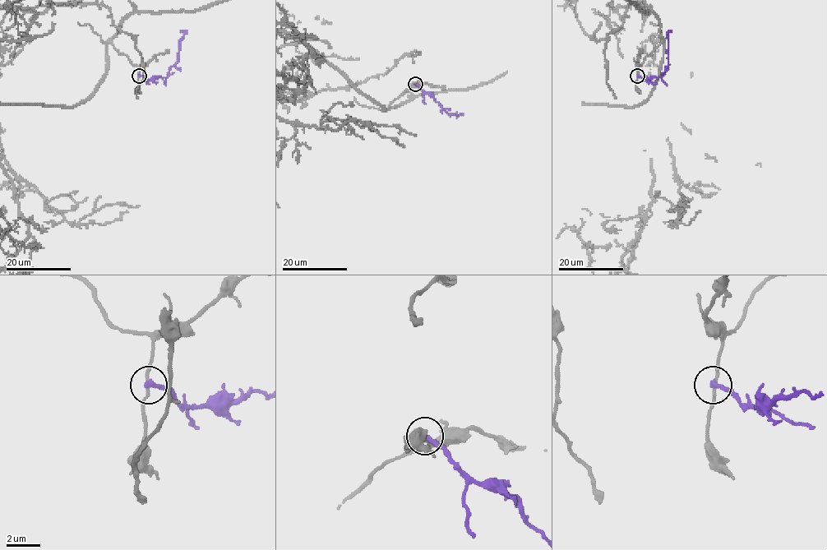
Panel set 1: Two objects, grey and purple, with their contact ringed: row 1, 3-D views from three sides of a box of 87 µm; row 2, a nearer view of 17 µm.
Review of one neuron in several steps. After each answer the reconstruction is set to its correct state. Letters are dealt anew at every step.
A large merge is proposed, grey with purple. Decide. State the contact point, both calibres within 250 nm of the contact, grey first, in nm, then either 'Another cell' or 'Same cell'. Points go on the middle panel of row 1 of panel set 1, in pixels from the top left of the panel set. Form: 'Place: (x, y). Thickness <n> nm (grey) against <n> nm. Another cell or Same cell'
Place: (415, 84). Thickness 170 nm (grey) against 320 nm. Another cell

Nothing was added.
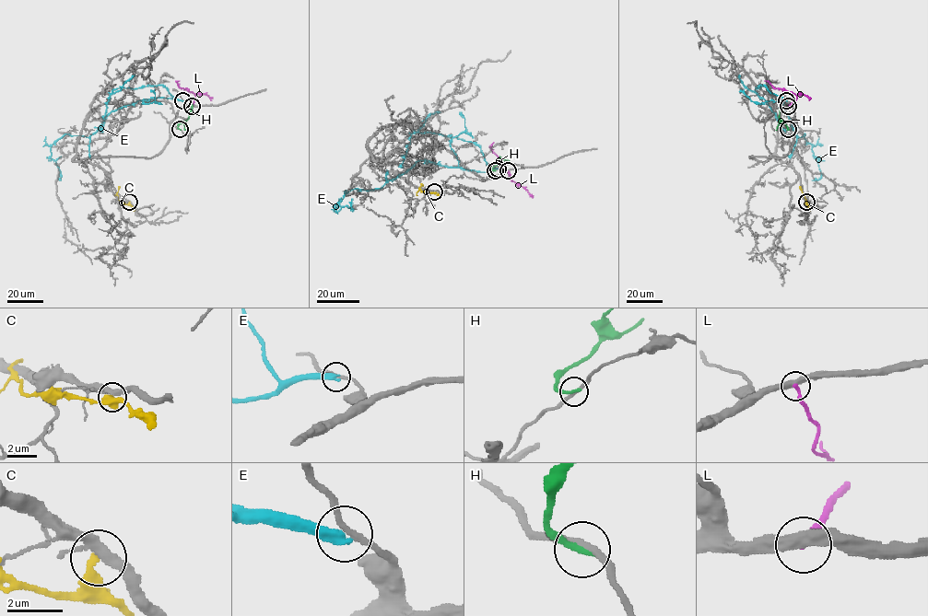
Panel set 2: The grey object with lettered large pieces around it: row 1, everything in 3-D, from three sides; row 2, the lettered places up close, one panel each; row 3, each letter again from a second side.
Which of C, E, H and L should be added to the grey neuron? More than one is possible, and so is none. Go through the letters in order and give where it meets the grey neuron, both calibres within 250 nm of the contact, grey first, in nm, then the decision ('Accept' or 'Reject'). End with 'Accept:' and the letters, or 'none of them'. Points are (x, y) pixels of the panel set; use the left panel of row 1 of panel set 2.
C: Touches grey at (129, 202). Thickness 280 nm (grey) against 360 nm. Reject
E: Touches grey at (182, 100). Thickness 200 nm (grey) against 440 nm. Reject
H: Touches grey at (180, 129). Thickness 200 nm (grey) against 240 nm. Reject
L: Touches grey at (192, 106). Thickness 440 nm (grey) against 220 nm. Reject
Accept: none of them

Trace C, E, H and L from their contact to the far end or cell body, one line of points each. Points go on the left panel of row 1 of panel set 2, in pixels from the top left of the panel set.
C: (129, 202), (123, 203), (118, 199), (120, 186)
E: (182, 100), (138, 100), (112, 110), (88, 137), (62, 135), (50, 151), (60, 180)
H: (180, 129), (178, 125), (188, 118), (191, 102)
L: (192, 106), (194, 93), (181, 88), (179, 80)

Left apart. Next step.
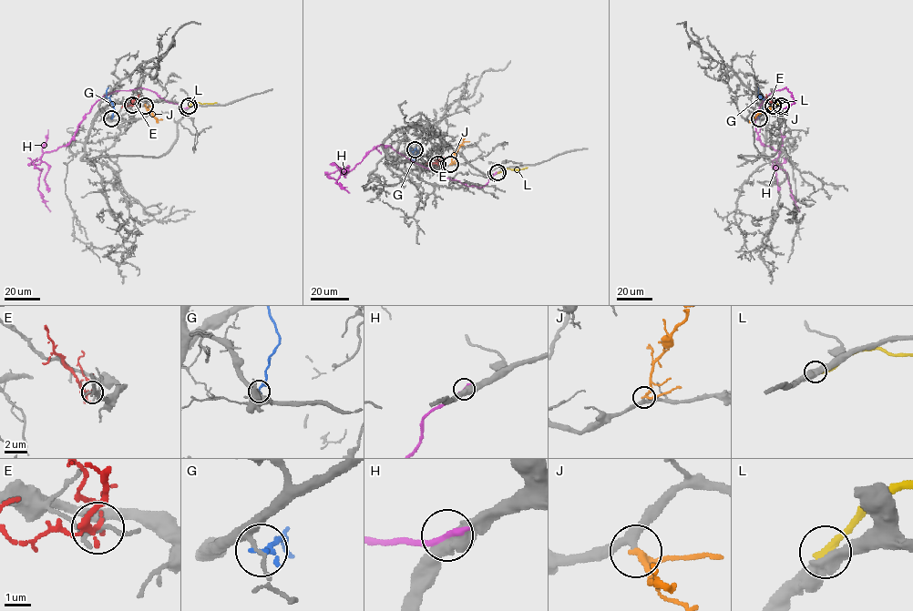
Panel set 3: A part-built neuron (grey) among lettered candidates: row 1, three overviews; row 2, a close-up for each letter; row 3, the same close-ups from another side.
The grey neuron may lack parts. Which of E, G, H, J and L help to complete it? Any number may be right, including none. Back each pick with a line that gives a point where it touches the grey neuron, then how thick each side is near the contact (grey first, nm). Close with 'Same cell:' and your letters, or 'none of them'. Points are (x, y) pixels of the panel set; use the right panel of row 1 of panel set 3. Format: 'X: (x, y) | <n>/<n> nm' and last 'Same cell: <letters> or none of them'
J: (773, 106) | 260/200 nm
Same cell: J

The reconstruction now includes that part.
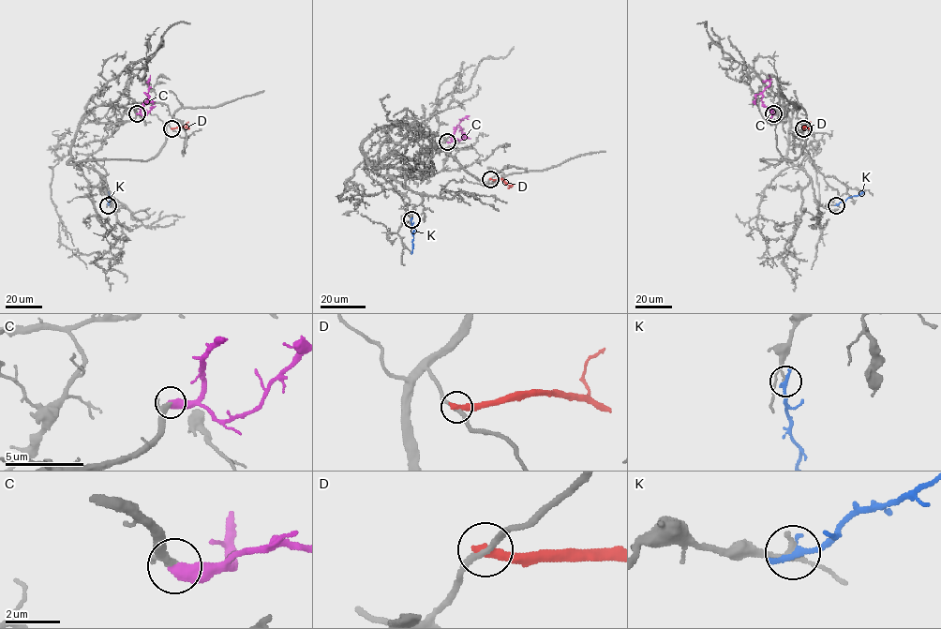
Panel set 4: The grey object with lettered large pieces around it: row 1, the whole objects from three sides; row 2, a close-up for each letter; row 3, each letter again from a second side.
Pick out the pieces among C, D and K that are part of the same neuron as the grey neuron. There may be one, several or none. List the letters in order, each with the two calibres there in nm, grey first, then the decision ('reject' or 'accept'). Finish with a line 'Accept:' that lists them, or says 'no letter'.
C: 240 nm thick on the grey side, 550 nm on the other; accept
D: 240 nm thick on the grey side, 400 nm on the other; reject
K: 140 nm thick on the grey side, 300 nm on the other; reject
Accept: C

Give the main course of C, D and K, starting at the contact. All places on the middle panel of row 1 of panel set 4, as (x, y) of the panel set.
C: (447, 142), (452, 142), (452, 135), (458, 127), (461, 128), (462, 138), (463, 127)
D: (490, 179), (502, 179), (512, 187)
K: (411, 219), (413, 236), (410, 254)

